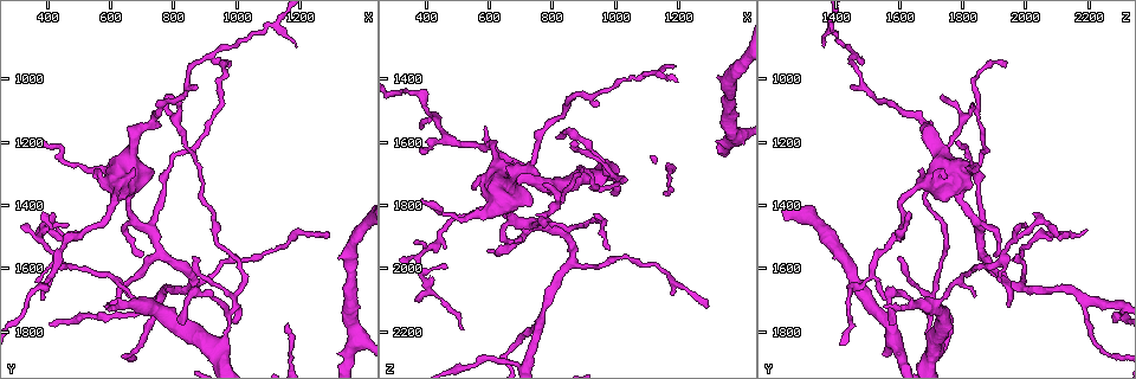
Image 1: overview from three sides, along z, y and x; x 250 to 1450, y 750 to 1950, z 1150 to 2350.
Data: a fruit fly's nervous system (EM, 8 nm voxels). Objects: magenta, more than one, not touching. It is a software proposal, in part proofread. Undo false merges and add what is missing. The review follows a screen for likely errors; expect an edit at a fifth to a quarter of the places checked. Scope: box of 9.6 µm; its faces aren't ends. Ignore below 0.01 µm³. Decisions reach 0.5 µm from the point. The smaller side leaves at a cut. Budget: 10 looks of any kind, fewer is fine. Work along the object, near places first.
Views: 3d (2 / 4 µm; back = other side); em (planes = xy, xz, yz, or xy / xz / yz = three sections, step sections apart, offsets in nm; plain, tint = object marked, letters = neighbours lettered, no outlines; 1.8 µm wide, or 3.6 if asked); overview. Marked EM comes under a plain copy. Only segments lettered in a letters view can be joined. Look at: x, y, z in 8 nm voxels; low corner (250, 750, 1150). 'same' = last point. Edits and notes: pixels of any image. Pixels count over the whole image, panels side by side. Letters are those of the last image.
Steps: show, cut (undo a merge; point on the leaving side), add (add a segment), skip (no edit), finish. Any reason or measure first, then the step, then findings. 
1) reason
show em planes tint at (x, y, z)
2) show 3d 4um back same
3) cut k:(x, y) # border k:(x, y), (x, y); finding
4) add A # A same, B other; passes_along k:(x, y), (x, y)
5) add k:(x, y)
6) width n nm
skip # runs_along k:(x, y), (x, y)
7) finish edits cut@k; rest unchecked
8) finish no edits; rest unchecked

four-way junction
show 3d 4um back at (990, 1730, 1700)

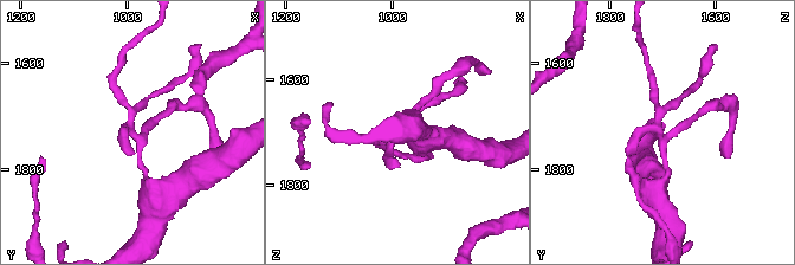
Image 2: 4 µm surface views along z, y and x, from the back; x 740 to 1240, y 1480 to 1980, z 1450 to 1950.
show em xz step 16 tint at (990, 1725, 1700)

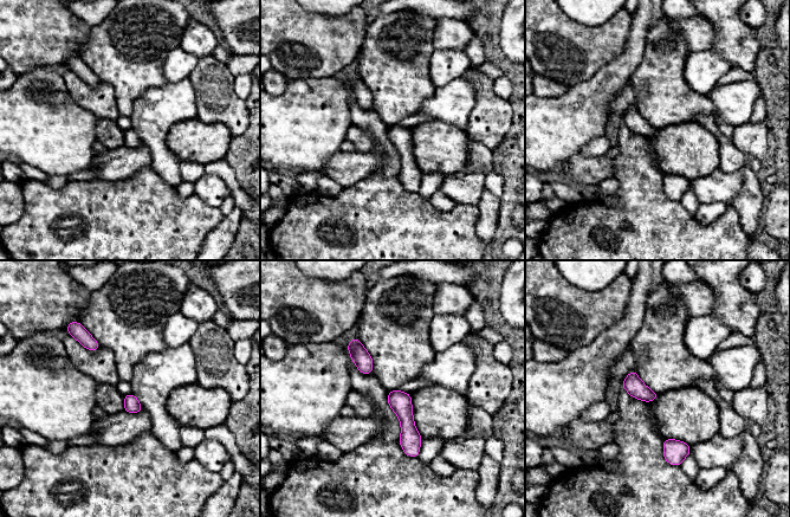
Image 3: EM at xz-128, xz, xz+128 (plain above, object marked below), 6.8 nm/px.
show em xy step 4 letters same

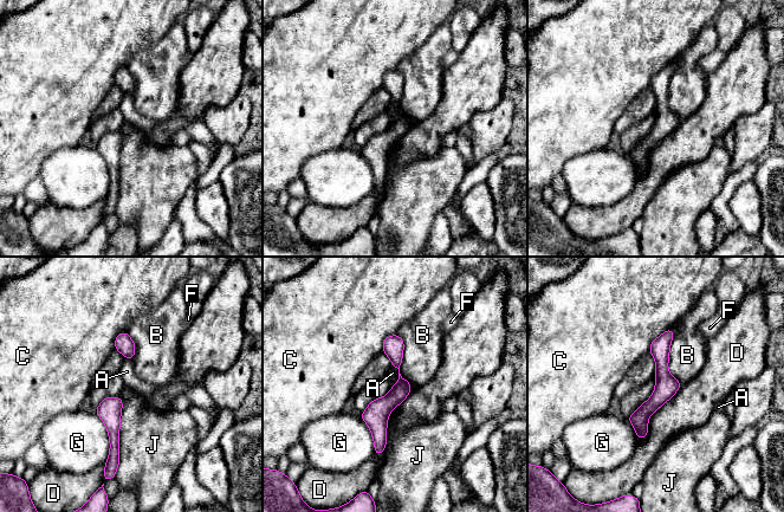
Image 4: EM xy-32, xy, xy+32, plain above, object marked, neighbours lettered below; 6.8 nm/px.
width 110 nm
skip # A other, B other, C other, D other, F other, G other, J other; border 4:(392, 363), (397, 369), (394, 386); all the same neuron

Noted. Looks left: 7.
thick turns thin
show 3d 4um at (560, 1280, 1830)

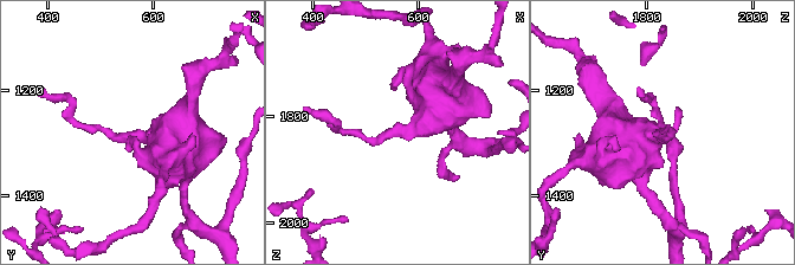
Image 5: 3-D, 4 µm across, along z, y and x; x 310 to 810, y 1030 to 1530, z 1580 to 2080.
show em 3.6um planes letters at (565, 1290, 1830)

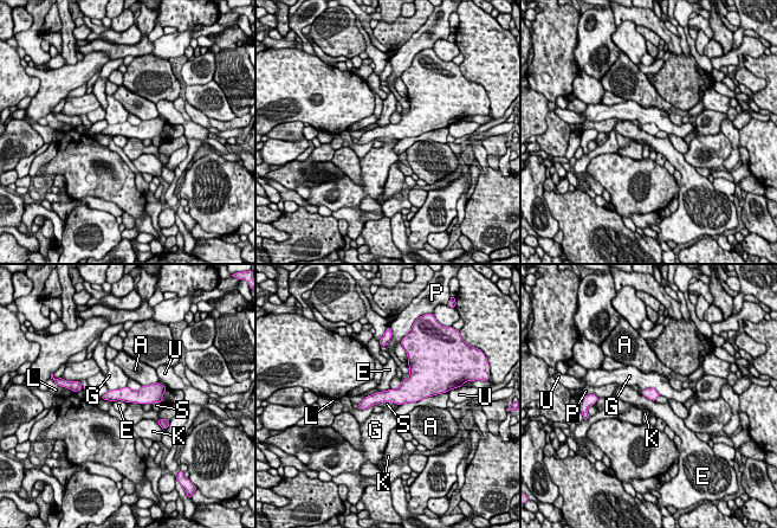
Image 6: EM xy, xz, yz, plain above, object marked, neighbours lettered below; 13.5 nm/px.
longest_contact S 550 nm
add G # A other, E other, G same, K other, L other, P other, S other, U other; it goes on there

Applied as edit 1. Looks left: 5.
tapers out
show 3d 2um at (820, 1780, 1570)

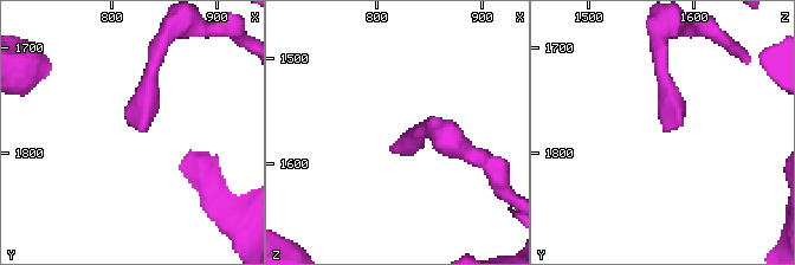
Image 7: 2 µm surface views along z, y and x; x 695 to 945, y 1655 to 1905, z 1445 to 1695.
need the tissue
show em yz step 16 letters at (828, 1780, 1574)

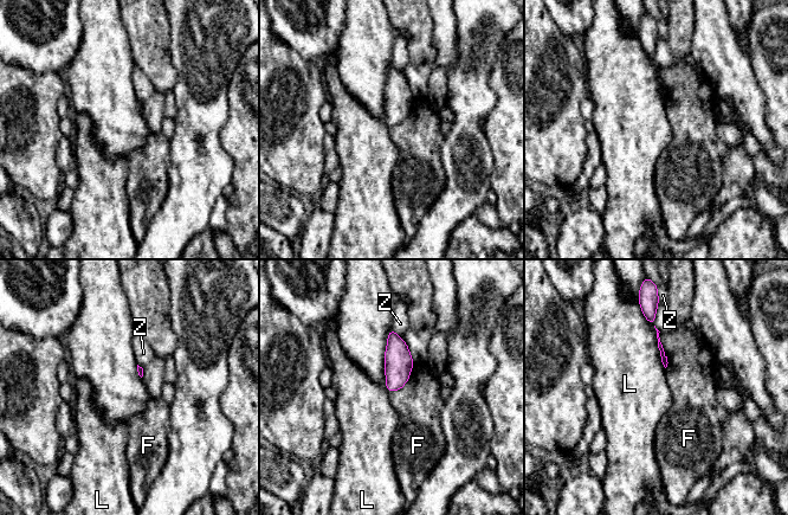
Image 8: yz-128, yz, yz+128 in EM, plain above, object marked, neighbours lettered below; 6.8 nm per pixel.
width 170 nm
skip # F other, L other, Z other; border 8:(659, 332), (665, 368); none of them fits

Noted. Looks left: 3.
show em planes letters at (470, 1500, 1590)

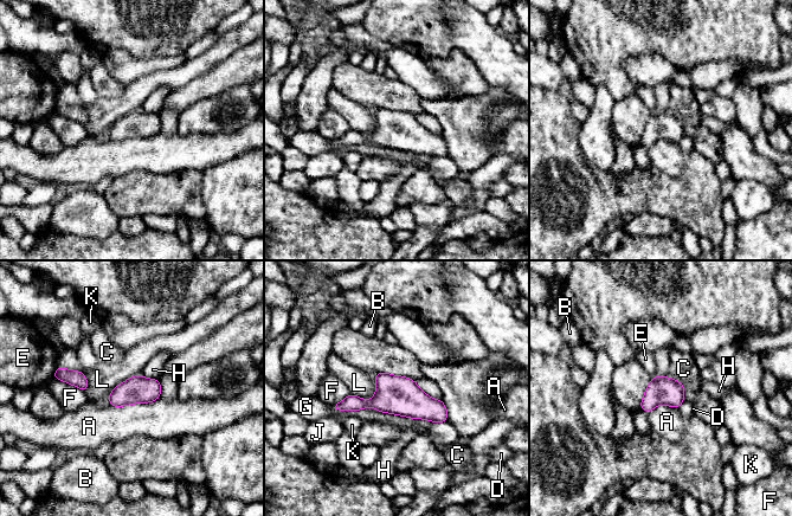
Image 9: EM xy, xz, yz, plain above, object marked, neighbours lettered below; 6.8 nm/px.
width 190 nm; longest_contact G 400 nm
skip # A other, B other, C other, D other, E other, F other, G other, H other, J other, K other, L other; all the same neuron

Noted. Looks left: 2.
finish edits add@6; rest unchecked

